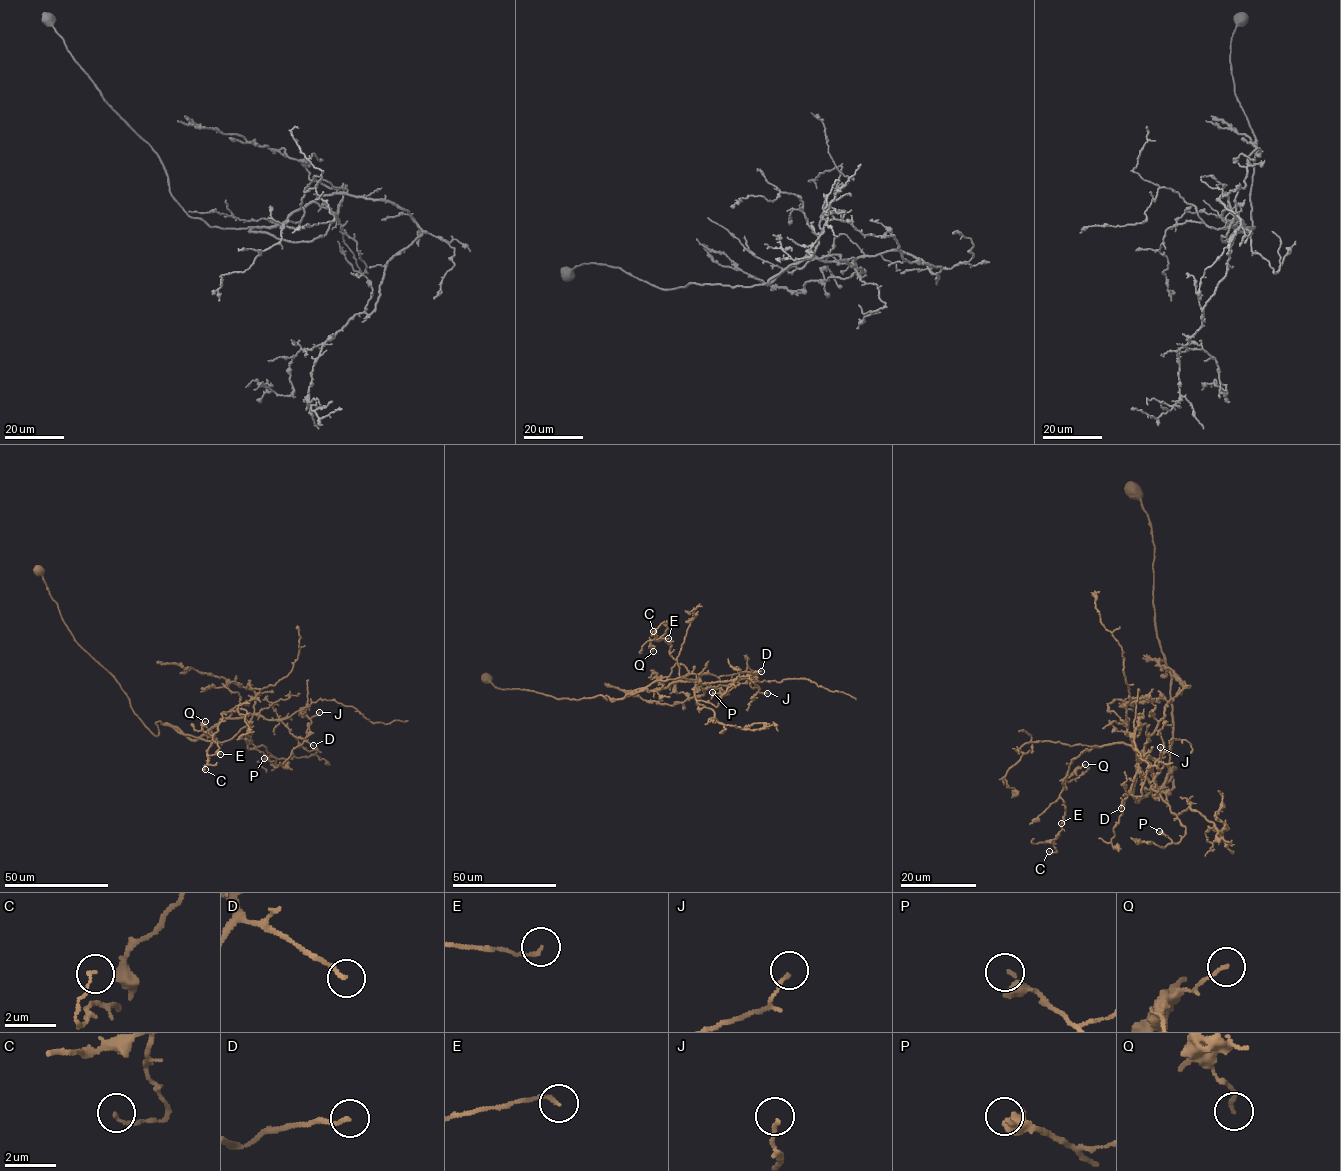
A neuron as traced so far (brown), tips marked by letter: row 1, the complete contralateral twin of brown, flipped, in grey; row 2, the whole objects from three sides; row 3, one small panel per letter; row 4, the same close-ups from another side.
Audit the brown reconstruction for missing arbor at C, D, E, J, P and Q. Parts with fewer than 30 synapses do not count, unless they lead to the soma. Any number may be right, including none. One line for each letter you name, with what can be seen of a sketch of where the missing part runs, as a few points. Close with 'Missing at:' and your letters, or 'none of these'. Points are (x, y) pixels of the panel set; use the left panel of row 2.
D: missing branch runs (313, 745), (339, 738), (344, 746), (359, 753), (357, 757)
Missing at: D

